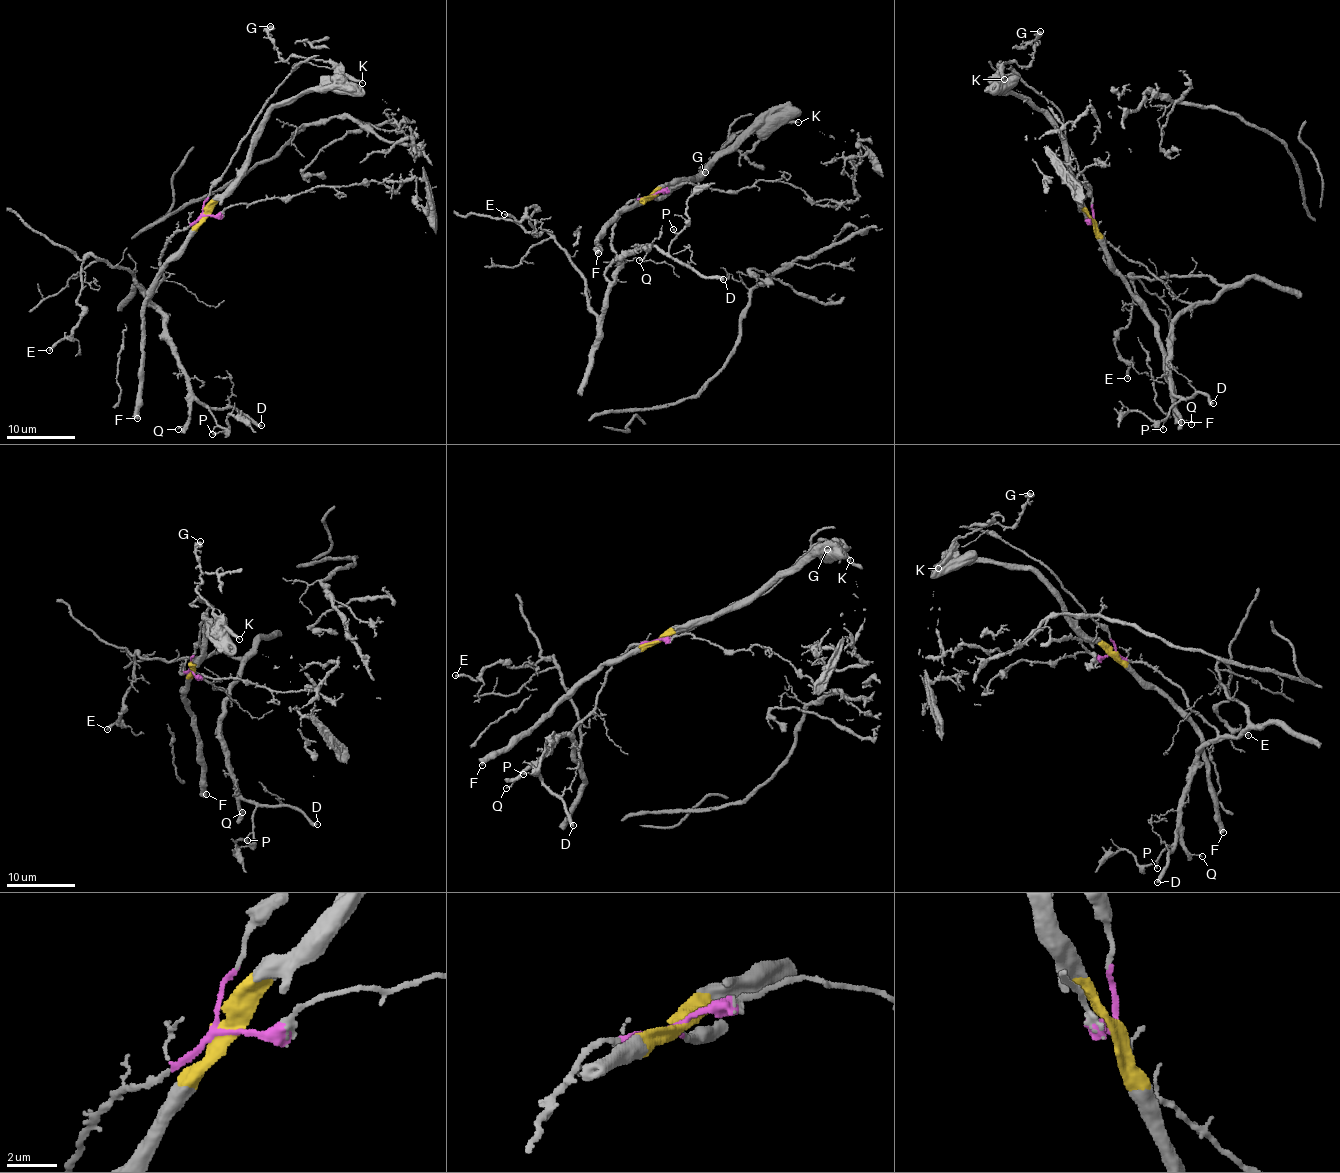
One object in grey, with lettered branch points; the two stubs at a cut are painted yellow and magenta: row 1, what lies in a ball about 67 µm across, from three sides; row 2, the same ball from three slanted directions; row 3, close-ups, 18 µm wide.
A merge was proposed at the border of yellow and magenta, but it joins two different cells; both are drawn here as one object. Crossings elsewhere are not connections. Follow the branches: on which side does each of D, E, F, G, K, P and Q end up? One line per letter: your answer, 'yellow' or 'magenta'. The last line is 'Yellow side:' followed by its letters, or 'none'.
D: magenta
E: magenta
F: yellow
G: yellow
K: yellow
P: magenta
Q: magenta
Yellow side: F, G, K

